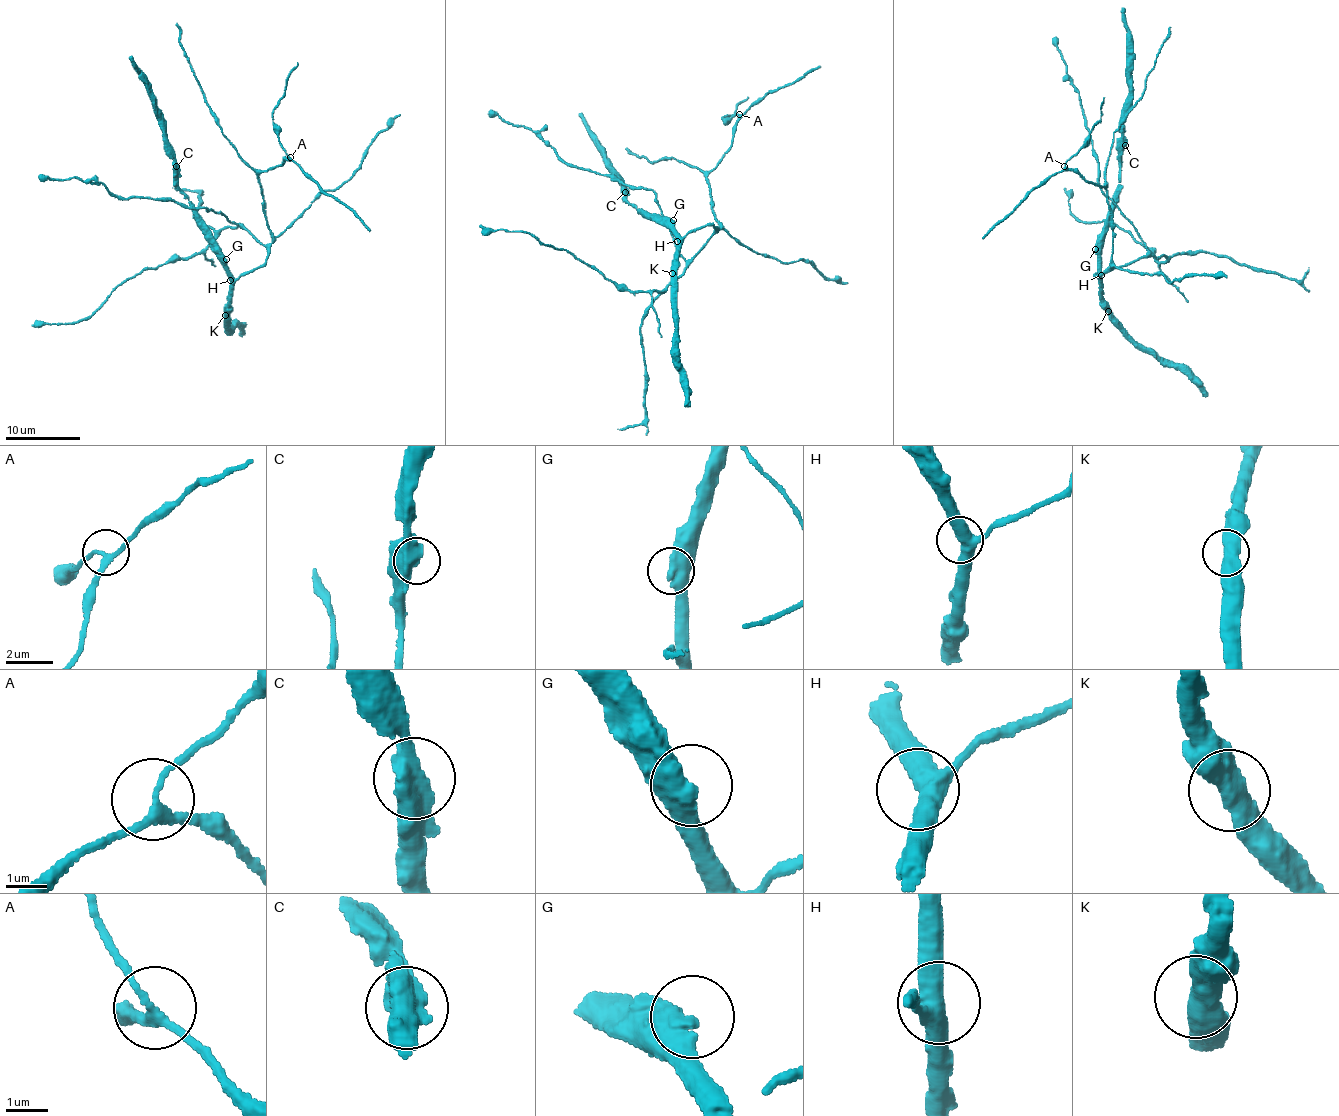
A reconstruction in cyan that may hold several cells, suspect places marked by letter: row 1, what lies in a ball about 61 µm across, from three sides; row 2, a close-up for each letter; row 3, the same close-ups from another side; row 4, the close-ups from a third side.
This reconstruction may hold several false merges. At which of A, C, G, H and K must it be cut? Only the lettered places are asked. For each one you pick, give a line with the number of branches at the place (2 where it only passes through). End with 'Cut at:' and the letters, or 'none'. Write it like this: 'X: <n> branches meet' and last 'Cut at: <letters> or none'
Cut at: none

